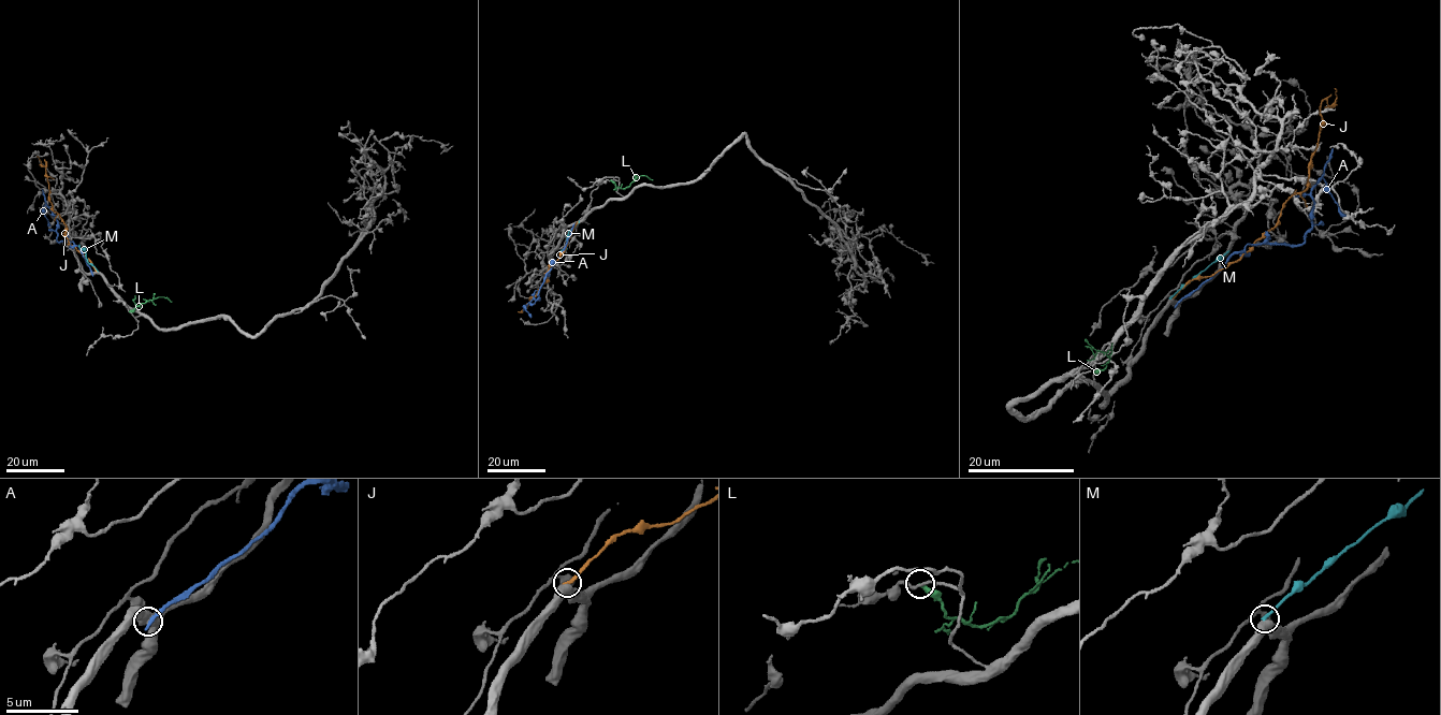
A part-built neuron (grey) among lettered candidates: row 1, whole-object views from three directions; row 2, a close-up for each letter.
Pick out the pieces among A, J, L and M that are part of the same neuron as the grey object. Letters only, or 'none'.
none

